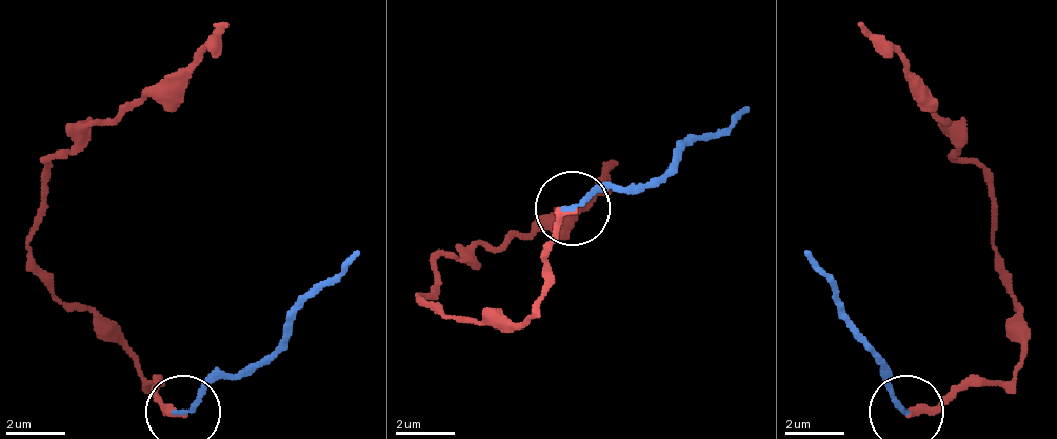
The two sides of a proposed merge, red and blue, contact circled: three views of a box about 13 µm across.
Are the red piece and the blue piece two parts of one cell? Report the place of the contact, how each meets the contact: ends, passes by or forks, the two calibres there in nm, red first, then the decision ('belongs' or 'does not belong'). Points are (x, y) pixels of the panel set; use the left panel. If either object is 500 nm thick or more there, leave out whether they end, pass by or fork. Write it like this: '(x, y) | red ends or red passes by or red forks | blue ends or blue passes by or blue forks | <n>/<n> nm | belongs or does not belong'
(183, 412) | red ends | blue ends | 240/160 nm | belongs

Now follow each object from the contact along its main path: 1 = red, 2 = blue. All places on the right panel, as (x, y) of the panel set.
1: (909, 410), (991, 387), (1020, 365), (1020, 305), (998, 260), (991, 179), (953, 156), (923, 81), (856, 22)
2: (909, 410), (885, 387), (885, 365), (803, 253)

